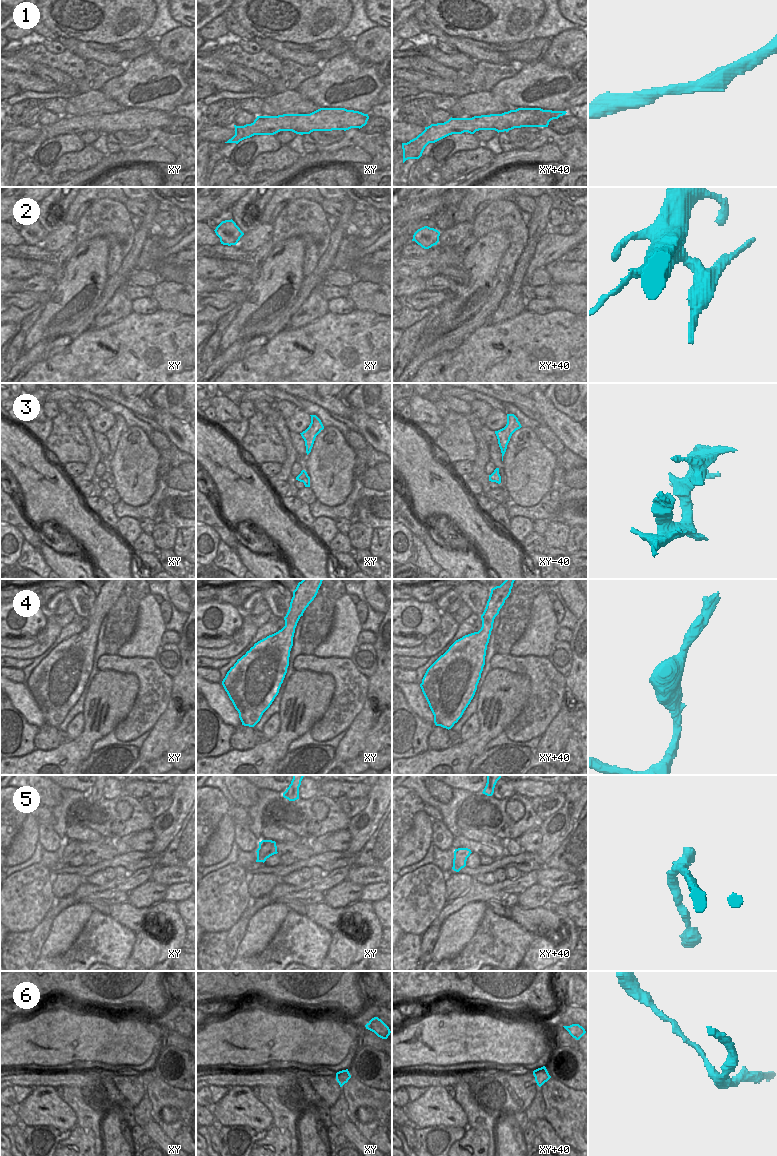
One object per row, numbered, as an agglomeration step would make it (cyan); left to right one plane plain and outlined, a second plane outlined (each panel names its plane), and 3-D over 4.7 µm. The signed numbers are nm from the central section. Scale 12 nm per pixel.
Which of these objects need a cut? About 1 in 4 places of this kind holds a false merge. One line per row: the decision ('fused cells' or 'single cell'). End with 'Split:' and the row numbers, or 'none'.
1: single cell
2: fused cells
3: fused cells
4: single cell
5: single cell
6: single cell
Split: 2, 3

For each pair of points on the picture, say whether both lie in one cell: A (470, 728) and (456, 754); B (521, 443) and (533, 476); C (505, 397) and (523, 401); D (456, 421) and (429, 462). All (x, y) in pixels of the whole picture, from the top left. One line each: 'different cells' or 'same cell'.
A: different cells
B: same cell
C: same cell
D: different cells

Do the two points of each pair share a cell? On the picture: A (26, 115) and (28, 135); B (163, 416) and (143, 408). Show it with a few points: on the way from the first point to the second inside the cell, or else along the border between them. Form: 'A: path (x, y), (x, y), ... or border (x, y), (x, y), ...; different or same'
A: border (14, 123), (20, 126), (37, 126); different
B: border (157, 408), (153, 418); different

